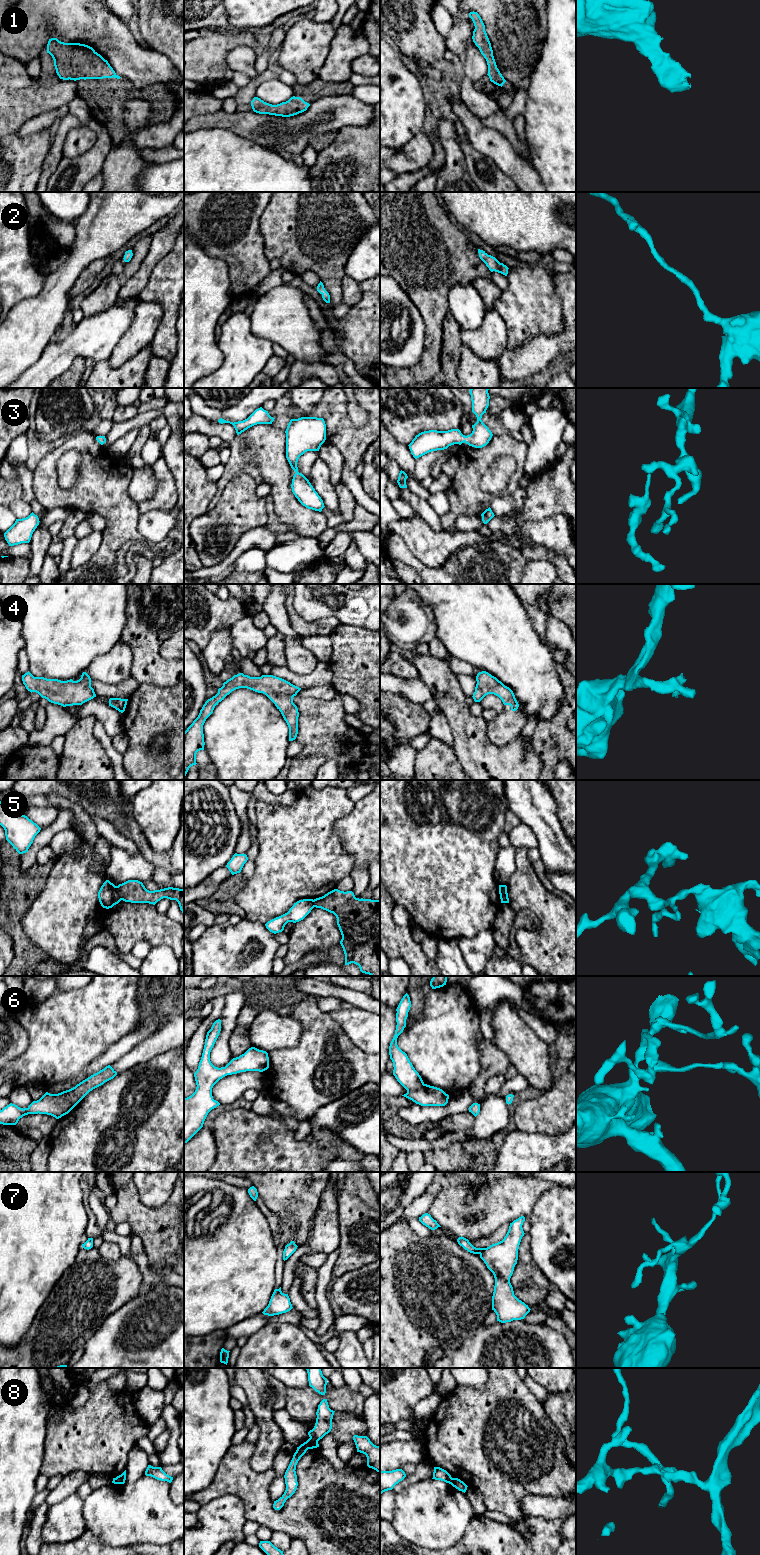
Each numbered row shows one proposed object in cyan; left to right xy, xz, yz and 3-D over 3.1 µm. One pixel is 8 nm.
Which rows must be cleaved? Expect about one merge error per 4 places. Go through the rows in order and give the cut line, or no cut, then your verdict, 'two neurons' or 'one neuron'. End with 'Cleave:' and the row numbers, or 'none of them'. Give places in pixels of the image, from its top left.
1: no cut | one neuron
2: no cut | one neuron
3: no cut | one neuron
4: no cut | one neuron
5: xy (115, 886), (121, 899) | two neurons
6: no cut | one neuron
7: no cut | one neuron
8: xz (310, 1437), (317, 1441) | two neurons
Cleave: 5, 8

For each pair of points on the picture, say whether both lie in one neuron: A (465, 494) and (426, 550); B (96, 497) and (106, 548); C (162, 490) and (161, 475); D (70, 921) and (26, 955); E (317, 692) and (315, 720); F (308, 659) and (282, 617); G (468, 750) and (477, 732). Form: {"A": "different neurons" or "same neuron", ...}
{"A": "different neurons", "B": "same neuron", "C": "same neuron", "D": "different neurons", "E": "different neurons", "F": "same neuron", "G": "same neuron"}

